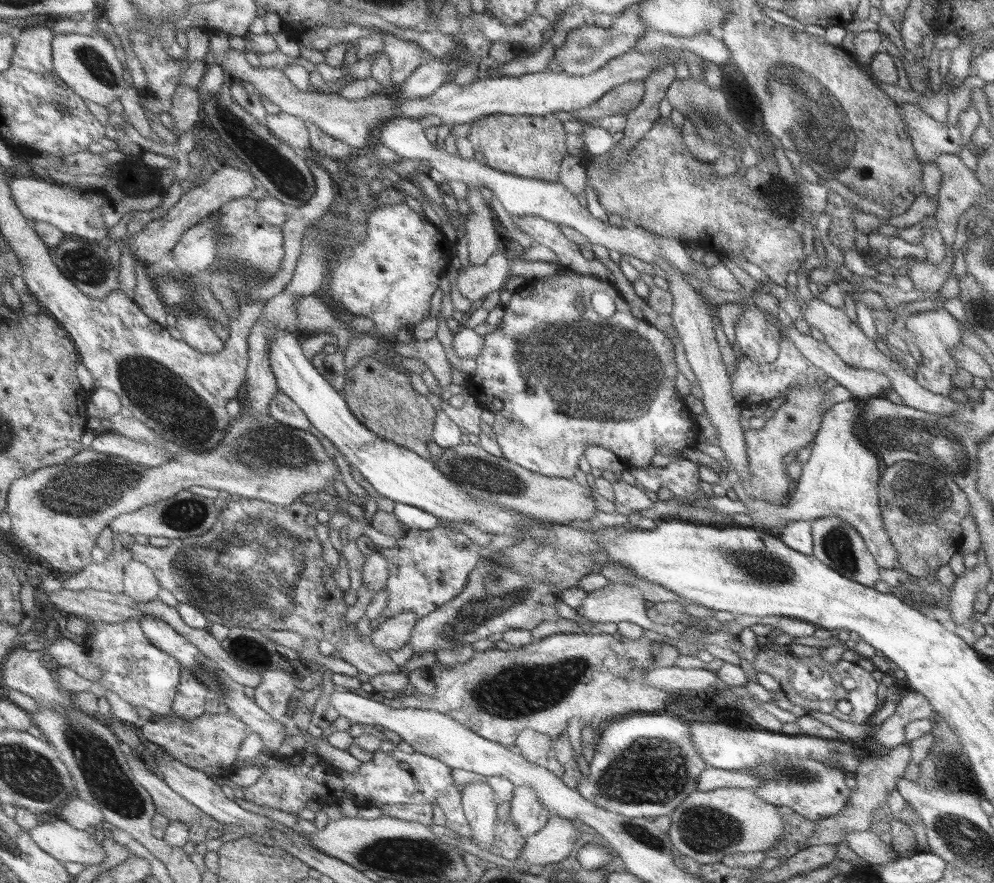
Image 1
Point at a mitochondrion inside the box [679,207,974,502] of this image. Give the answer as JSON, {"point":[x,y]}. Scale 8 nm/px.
{"point":[909,437]}

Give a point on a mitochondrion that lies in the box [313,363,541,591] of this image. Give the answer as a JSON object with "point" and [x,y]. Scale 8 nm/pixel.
{"point":[483,475]}

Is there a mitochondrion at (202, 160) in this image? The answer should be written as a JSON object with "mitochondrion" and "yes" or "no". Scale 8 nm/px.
{"mitochondrion":"no"}

